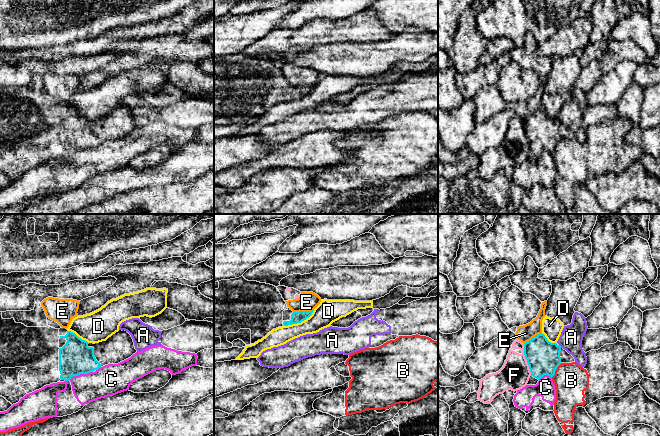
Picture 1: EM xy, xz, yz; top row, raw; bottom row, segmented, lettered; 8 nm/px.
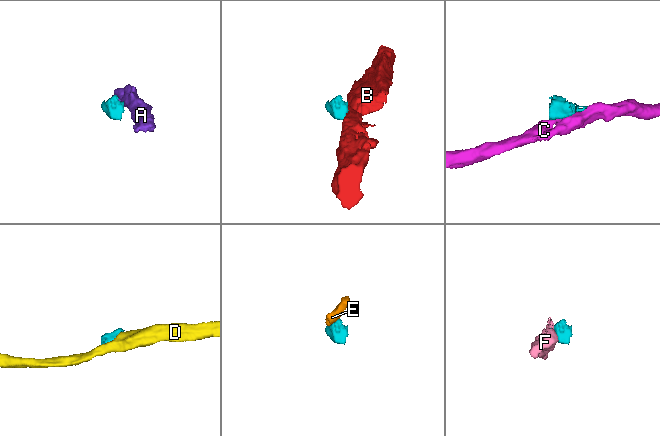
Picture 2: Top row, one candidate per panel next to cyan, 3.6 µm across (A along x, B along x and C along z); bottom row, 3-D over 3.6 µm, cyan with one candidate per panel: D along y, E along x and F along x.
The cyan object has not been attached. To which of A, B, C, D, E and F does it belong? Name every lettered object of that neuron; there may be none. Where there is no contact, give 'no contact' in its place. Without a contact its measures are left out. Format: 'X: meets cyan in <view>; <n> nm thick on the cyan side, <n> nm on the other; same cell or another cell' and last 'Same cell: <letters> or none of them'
A: meets cyan in yz; 280 nm thick on the cyan side, 180 nm on the other; another cell
B: meets cyan in yz; 280 nm thick on the cyan side, 280 nm on the other; another cell
C: meets cyan in xy; 280 nm thick on the cyan side, 240 nm on the other; another cell
D: meets cyan in xz; 100 nm thick on the cyan side, 190 nm on the other; another cell
E: meets cyan in xz; 100 nm thick on the cyan side, 160 nm on the other; another cell
F: meets cyan in yz; 280 nm thick on the cyan side, 240 nm on the other; another cell
Same cell: none of them

